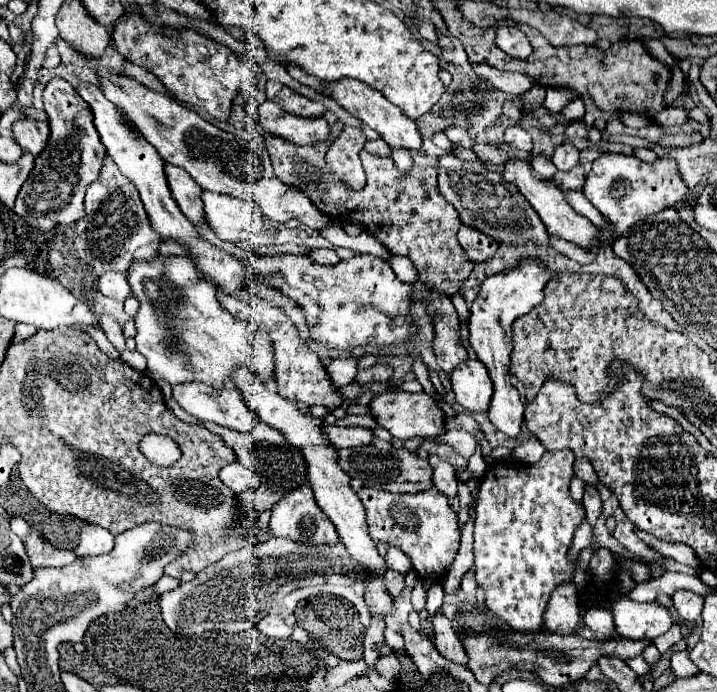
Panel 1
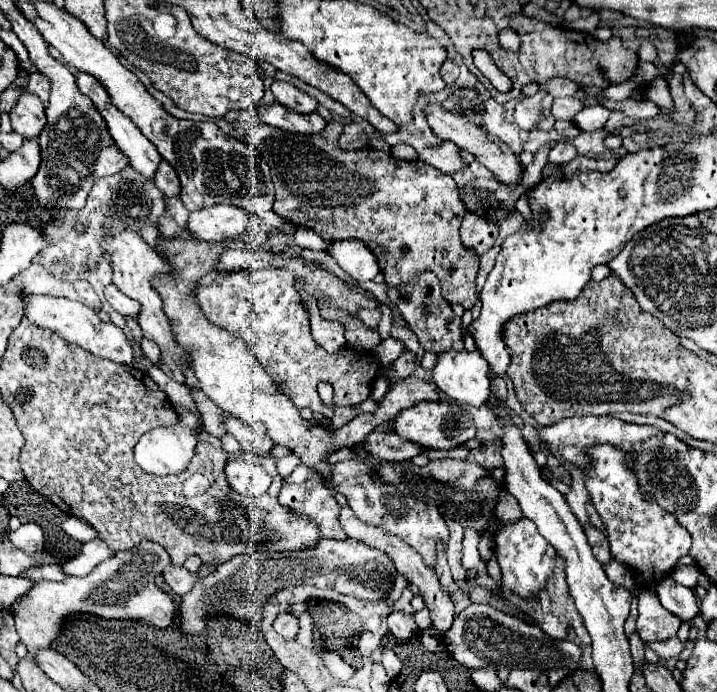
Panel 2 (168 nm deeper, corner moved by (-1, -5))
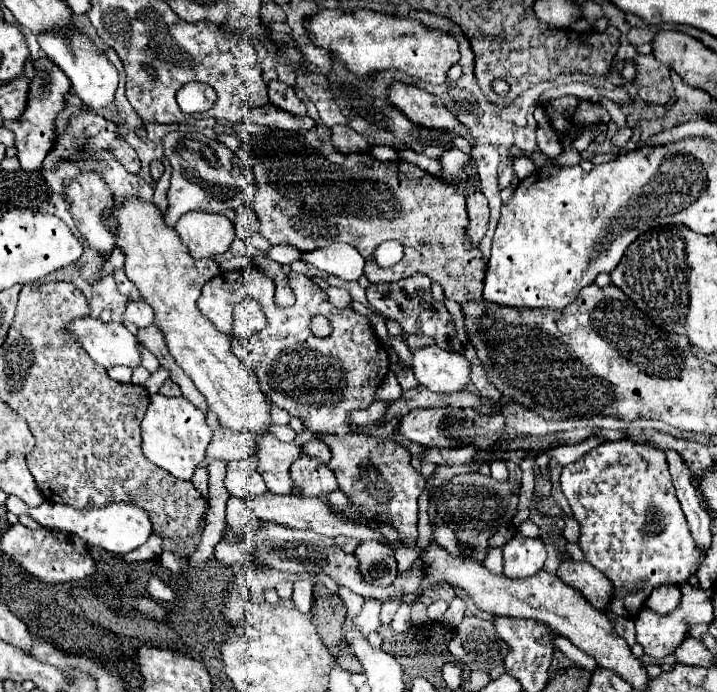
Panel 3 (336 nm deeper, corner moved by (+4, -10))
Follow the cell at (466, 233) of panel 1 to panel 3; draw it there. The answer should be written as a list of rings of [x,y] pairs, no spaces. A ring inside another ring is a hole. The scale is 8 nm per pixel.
[[[473,192],[467,196],[467,212],[469,212],[469,226],[467,226],[467,238],[473,246],[479,246],[481,238],[487,232],[489,226],[489,208],[487,198],[481,192]]]

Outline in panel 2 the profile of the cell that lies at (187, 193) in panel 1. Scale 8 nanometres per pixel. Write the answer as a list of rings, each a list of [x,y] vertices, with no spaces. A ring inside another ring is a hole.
[[[164,159],[158,165],[158,173],[154,175],[154,183],[166,195],[166,199],[170,199],[170,197],[174,197],[174,195],[180,193],[180,181],[176,177],[176,171]]]

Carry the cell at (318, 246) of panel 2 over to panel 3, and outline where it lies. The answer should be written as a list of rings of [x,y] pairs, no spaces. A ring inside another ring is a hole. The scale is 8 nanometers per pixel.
[[[281,244],[281,246],[273,246],[273,248],[269,248],[269,258],[271,260],[275,260],[275,262],[279,262],[279,264],[291,264],[291,262],[295,262],[295,260],[299,260],[301,258],[301,250],[297,250],[295,246],[289,246],[289,244]]]

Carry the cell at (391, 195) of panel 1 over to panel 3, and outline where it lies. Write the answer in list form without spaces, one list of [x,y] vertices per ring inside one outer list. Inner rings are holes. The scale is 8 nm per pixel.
[[[251,124],[243,132],[219,134],[219,142],[233,150],[233,154],[253,170],[259,192],[251,208],[259,216],[259,234],[271,244],[291,244],[301,252],[309,252],[331,242],[345,242],[361,252],[365,258],[365,276],[373,284],[395,282],[415,272],[423,272],[433,282],[441,284],[445,296],[457,304],[481,300],[481,282],[485,280],[481,250],[469,246],[465,238],[465,196],[459,194],[451,182],[431,176],[405,160],[381,162],[369,152],[343,154],[331,146],[331,130],[327,126],[315,126],[315,130],[307,132],[285,132]],[[393,238],[403,244],[405,254],[395,266],[381,268],[375,262],[375,250],[383,240]]]

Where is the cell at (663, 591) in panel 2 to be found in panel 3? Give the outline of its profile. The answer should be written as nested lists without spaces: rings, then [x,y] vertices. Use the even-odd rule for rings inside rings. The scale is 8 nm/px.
[[[663,584],[655,588],[647,600],[647,606],[657,614],[671,614],[681,604],[681,590],[675,584]]]

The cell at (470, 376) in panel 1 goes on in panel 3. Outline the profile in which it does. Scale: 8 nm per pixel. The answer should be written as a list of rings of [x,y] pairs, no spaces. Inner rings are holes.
[[[427,346],[421,348],[413,356],[413,372],[425,388],[437,392],[437,394],[453,394],[467,390],[471,384],[471,362],[461,354],[461,352],[451,352],[451,350],[441,350],[439,346]]]

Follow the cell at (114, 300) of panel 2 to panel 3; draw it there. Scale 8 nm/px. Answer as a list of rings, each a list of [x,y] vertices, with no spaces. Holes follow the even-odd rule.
[[[125,302],[123,308],[123,320],[135,324],[137,328],[145,328],[153,324],[153,310],[147,302]]]

